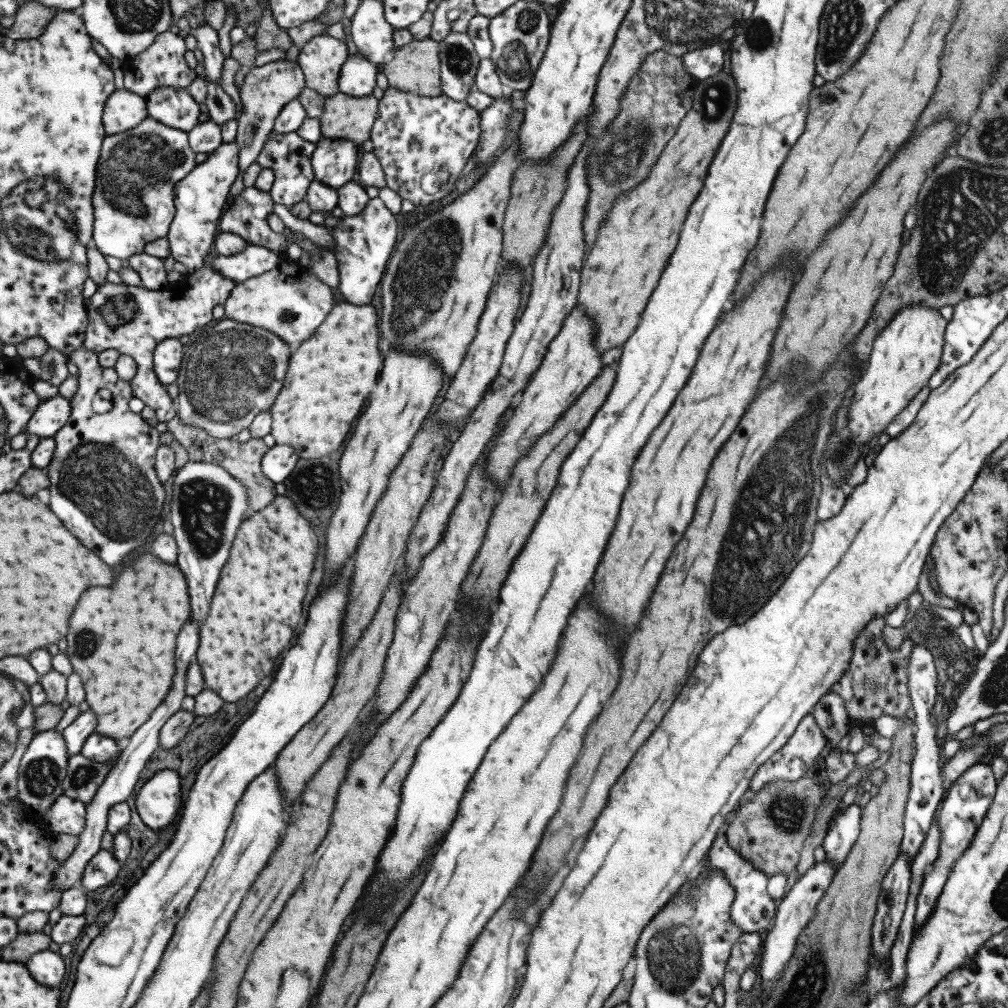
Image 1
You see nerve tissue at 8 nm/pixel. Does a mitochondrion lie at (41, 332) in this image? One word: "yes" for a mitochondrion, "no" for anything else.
no

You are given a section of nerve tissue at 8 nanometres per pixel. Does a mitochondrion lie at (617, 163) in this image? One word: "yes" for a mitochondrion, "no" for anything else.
yes

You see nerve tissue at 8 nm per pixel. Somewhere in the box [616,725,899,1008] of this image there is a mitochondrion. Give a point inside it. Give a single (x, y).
(673, 954)

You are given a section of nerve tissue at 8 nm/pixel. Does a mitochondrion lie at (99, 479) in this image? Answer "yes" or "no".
yes

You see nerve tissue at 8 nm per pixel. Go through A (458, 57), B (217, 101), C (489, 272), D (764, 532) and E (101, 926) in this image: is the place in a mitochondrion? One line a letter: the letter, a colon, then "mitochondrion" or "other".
A: mitochondrion
B: other
C: other
D: mitochondrion
E: other

